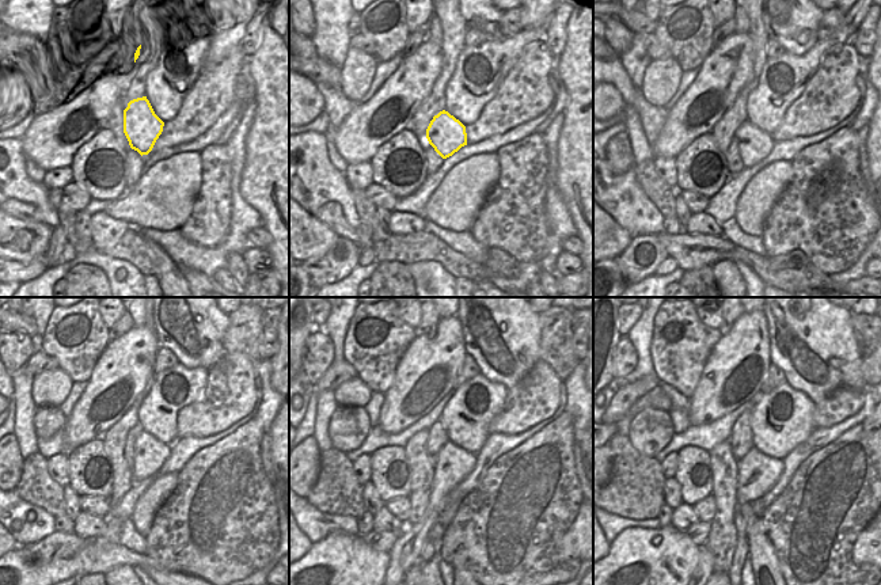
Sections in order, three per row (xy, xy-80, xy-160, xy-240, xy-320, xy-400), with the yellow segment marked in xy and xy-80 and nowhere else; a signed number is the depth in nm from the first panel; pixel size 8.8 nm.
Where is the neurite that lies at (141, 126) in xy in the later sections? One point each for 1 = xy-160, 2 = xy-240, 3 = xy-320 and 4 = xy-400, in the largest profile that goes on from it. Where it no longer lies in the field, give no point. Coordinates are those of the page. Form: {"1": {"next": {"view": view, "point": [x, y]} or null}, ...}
{"1": {"next": {"view": "xy-160", "point": [755, 144]}}, "2": {"next": {"view": "xy-240", "point": [150, 454]}}, "3": {"next": {"view": "xy-320", "point": [454, 464]}}, "4": {"next": {"view": "xy-400", "point": [756, 473]}}}

